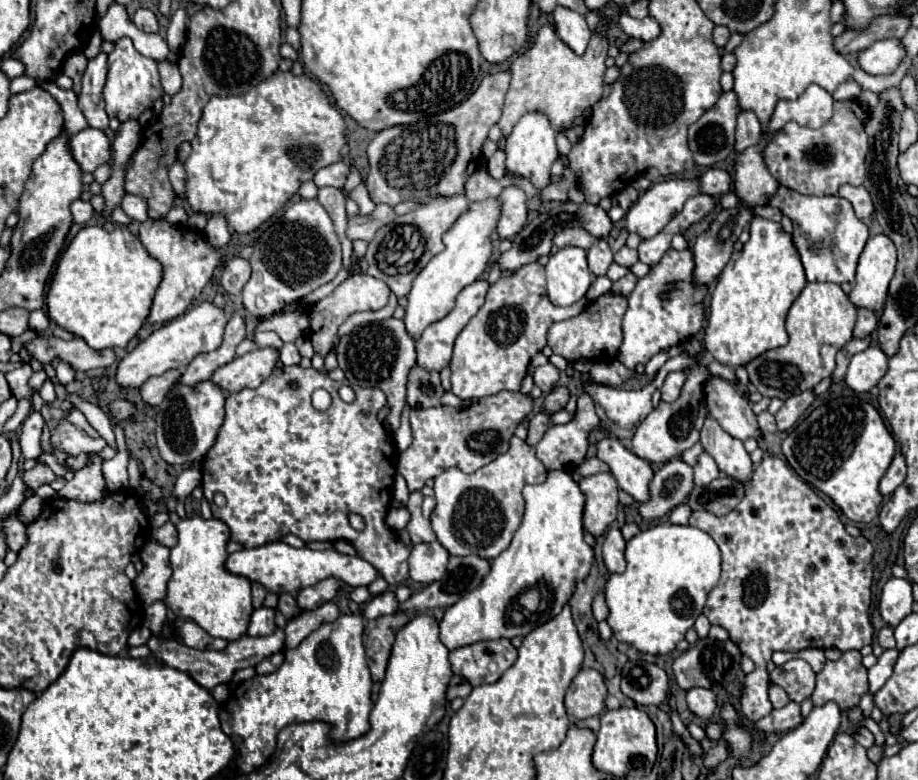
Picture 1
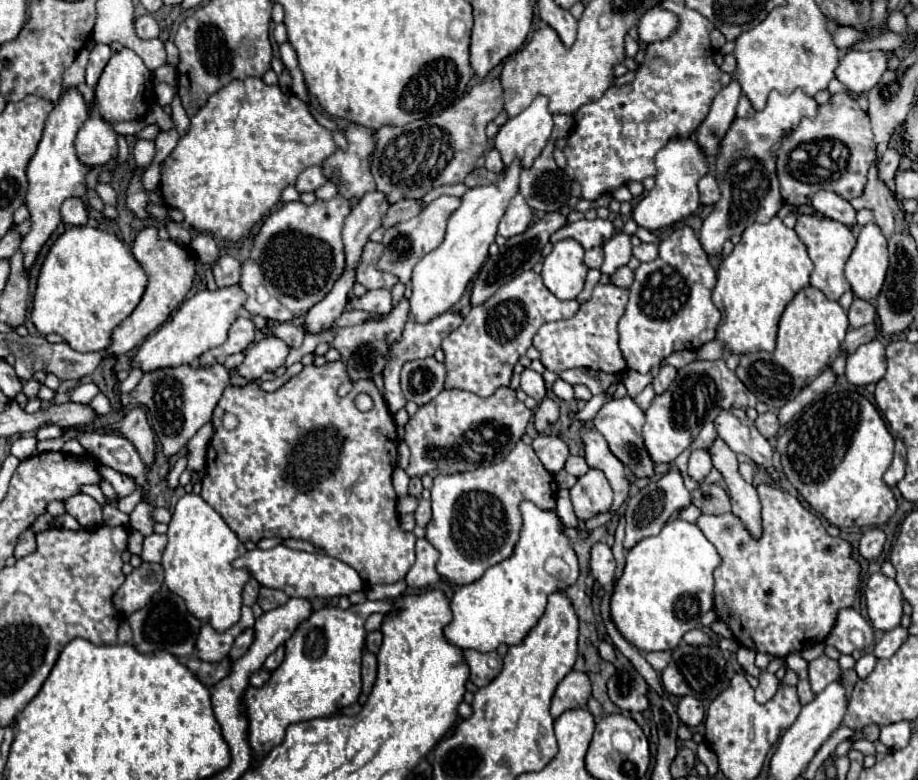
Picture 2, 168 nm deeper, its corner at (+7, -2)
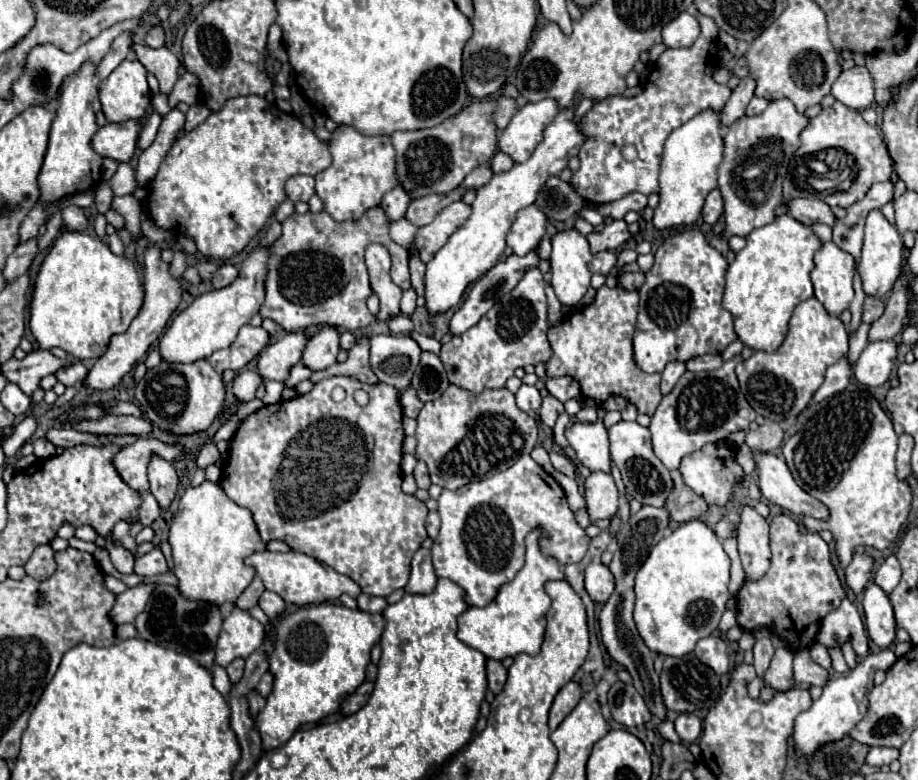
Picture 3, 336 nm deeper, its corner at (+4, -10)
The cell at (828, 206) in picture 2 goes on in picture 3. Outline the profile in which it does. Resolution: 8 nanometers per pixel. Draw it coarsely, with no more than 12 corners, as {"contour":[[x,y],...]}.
{"contour":[[796,198],[786,208],[806,226],[834,226],[830,206],[822,200]]}

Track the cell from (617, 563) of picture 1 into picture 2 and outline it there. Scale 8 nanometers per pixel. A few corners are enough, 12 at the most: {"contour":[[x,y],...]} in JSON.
{"contour":[[607,542],[591,548],[591,572],[601,586],[615,580],[617,562]]}

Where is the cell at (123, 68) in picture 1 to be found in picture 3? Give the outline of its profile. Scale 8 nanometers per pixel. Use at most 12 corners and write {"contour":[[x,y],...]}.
{"contour":[[124,60],[98,86],[108,122],[144,118],[146,68]]}

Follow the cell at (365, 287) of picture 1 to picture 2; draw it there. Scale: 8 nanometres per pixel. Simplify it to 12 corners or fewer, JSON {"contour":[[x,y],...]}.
{"contour":[[389,290],[349,294],[345,312],[391,312]]}

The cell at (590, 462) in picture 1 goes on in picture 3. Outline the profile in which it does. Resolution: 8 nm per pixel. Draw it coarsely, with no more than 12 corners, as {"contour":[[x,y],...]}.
{"contour":[[550,452],[550,462],[558,472],[576,476],[576,466],[568,456]]}

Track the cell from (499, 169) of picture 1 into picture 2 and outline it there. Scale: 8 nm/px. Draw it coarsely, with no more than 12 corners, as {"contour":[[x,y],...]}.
{"contour":[[493,148],[485,156],[489,172],[501,172],[505,166],[499,152]]}

